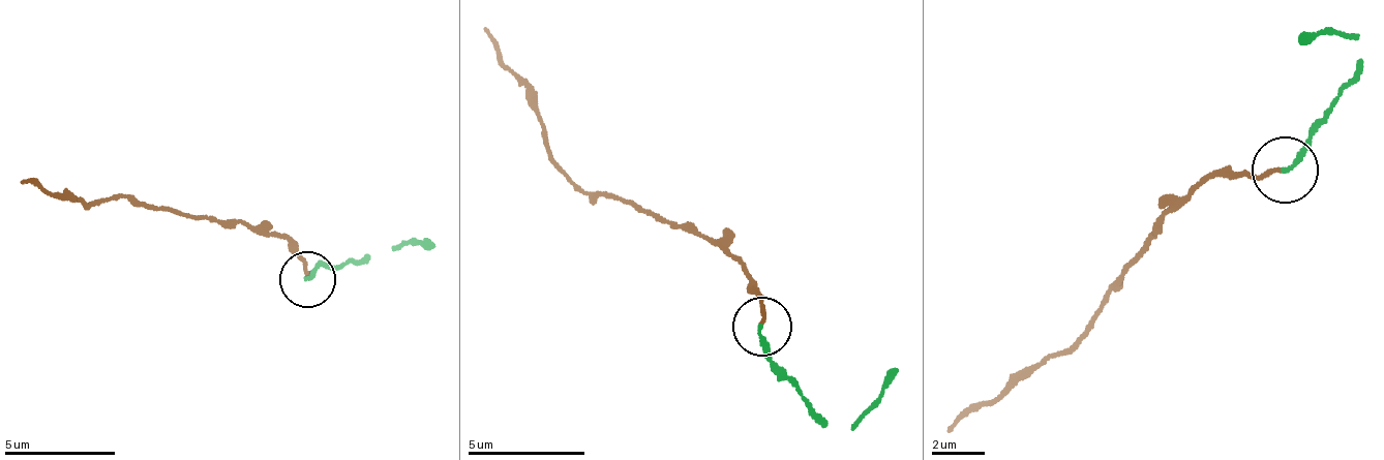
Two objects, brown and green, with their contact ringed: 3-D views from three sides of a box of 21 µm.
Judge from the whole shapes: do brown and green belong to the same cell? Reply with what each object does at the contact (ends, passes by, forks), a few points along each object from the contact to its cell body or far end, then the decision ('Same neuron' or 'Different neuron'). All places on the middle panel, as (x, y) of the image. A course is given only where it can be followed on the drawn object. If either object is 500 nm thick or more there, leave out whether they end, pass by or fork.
At the ring brown ends. At the ring green ends. Course of brown: (763, 324), (762, 296), (752, 274), (733, 256), (698, 231), (581, 192), (549, 153), (536, 99), (486, 28). Course of green: (763, 329), (764, 347), (829, 423), (852, 425), (870, 409), (897, 367). Same neuron

